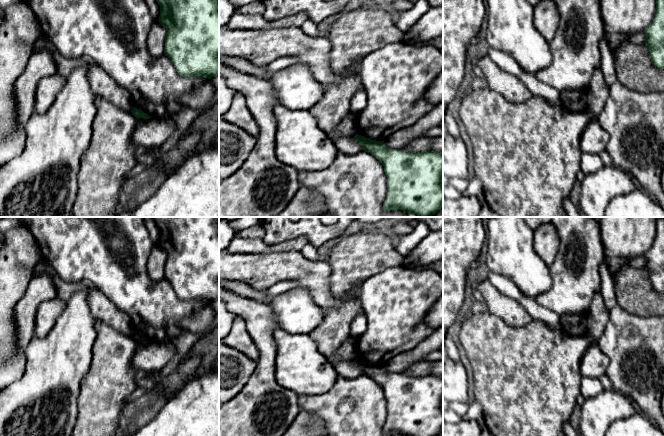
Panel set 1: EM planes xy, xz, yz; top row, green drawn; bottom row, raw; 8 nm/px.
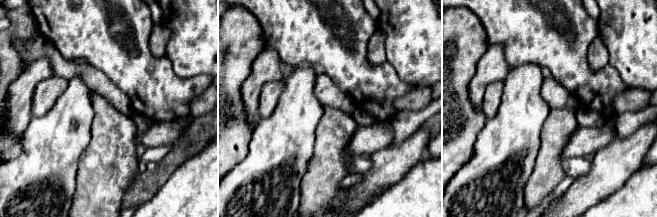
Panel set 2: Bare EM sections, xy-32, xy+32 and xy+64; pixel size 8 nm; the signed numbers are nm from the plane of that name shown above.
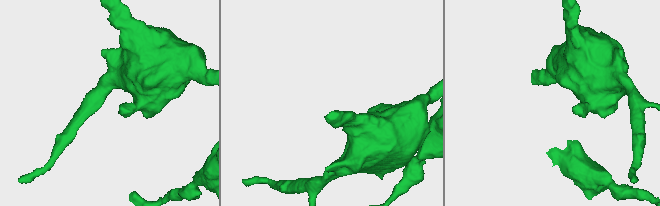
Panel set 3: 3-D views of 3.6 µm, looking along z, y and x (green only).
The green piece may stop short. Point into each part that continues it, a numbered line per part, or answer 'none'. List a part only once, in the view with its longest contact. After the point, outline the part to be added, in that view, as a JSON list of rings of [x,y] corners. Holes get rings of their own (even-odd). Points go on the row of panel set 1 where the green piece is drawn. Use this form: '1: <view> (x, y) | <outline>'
1: xy (102, 85) | [[[42,35],[35,43],[33,53],[43,48],[53,52],[58,74],[66,76],[75,67],[87,66],[90,87],[96,96],[103,97],[125,111],[131,112],[134,109],[130,93],[117,84],[100,66],[82,58],[70,59],[62,56],[56,47]]]

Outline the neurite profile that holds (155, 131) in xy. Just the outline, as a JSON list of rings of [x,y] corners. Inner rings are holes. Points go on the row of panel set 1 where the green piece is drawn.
[[[151,117],[143,123],[137,123],[132,142],[137,150],[147,150],[166,142],[173,136],[176,129],[176,124],[170,117]]]

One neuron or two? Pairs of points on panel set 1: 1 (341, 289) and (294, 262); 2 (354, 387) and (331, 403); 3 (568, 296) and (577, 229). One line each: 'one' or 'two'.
1: two
2: one
3: one

